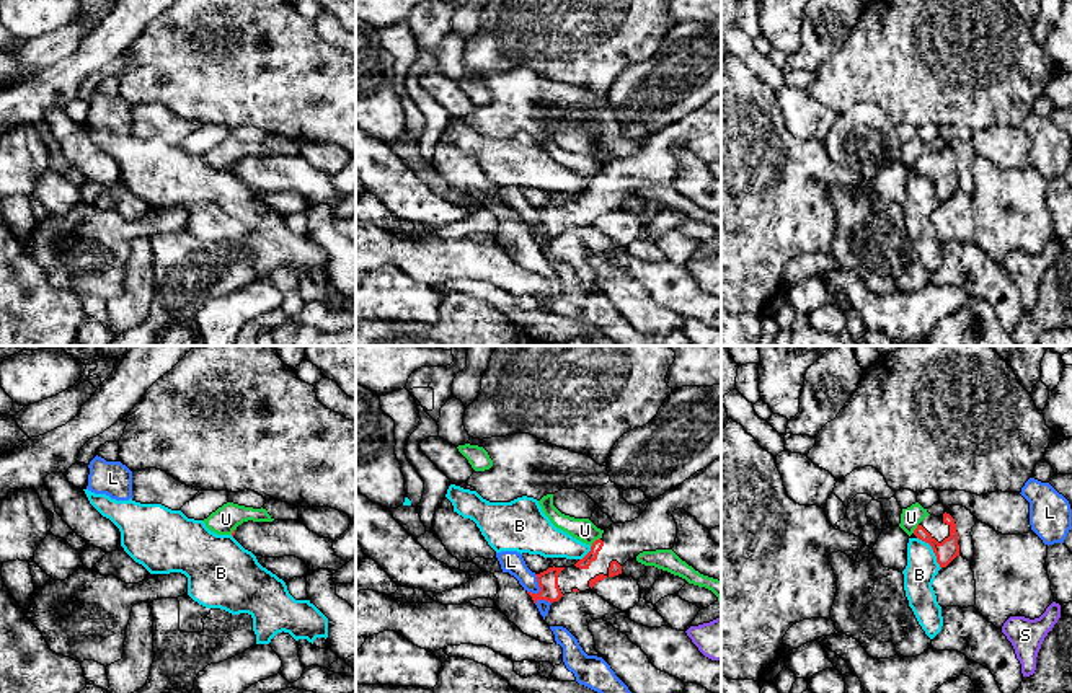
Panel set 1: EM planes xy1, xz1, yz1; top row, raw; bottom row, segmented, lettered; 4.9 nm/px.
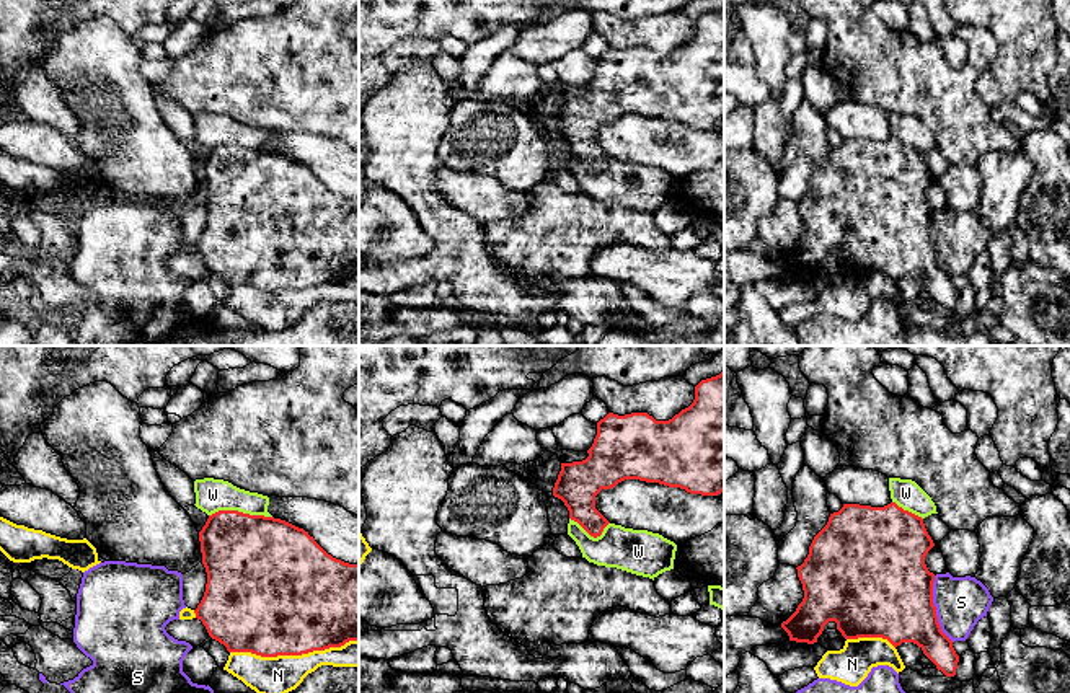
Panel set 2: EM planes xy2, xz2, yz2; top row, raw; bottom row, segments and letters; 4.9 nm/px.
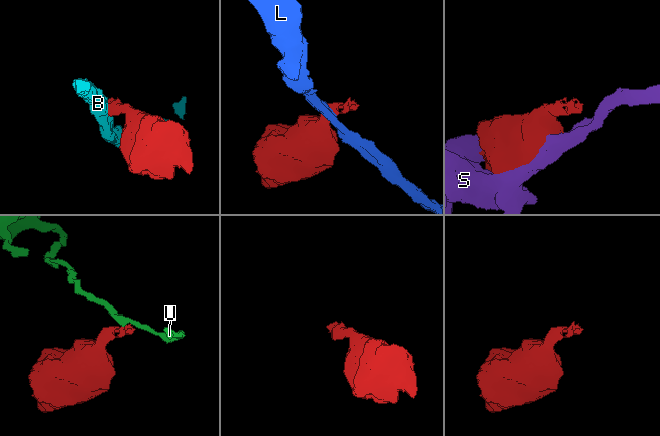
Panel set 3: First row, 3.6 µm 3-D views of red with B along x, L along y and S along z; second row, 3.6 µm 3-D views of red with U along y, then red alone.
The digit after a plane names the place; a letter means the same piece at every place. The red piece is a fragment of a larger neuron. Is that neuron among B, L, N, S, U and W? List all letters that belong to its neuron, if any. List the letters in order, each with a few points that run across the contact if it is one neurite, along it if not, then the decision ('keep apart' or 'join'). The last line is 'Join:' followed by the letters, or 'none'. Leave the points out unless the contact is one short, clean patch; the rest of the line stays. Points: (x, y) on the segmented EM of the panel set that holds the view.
B: line yz1 (917, 537), (930, 547), (940, 568); keep apart
L: line xz1 (534, 574), (539, 584), (537, 594); keep apart
N: keep apart
S: keep apart
U: line xz1 (599, 537), (591, 547); keep apart
W: keep apart
Join: none

